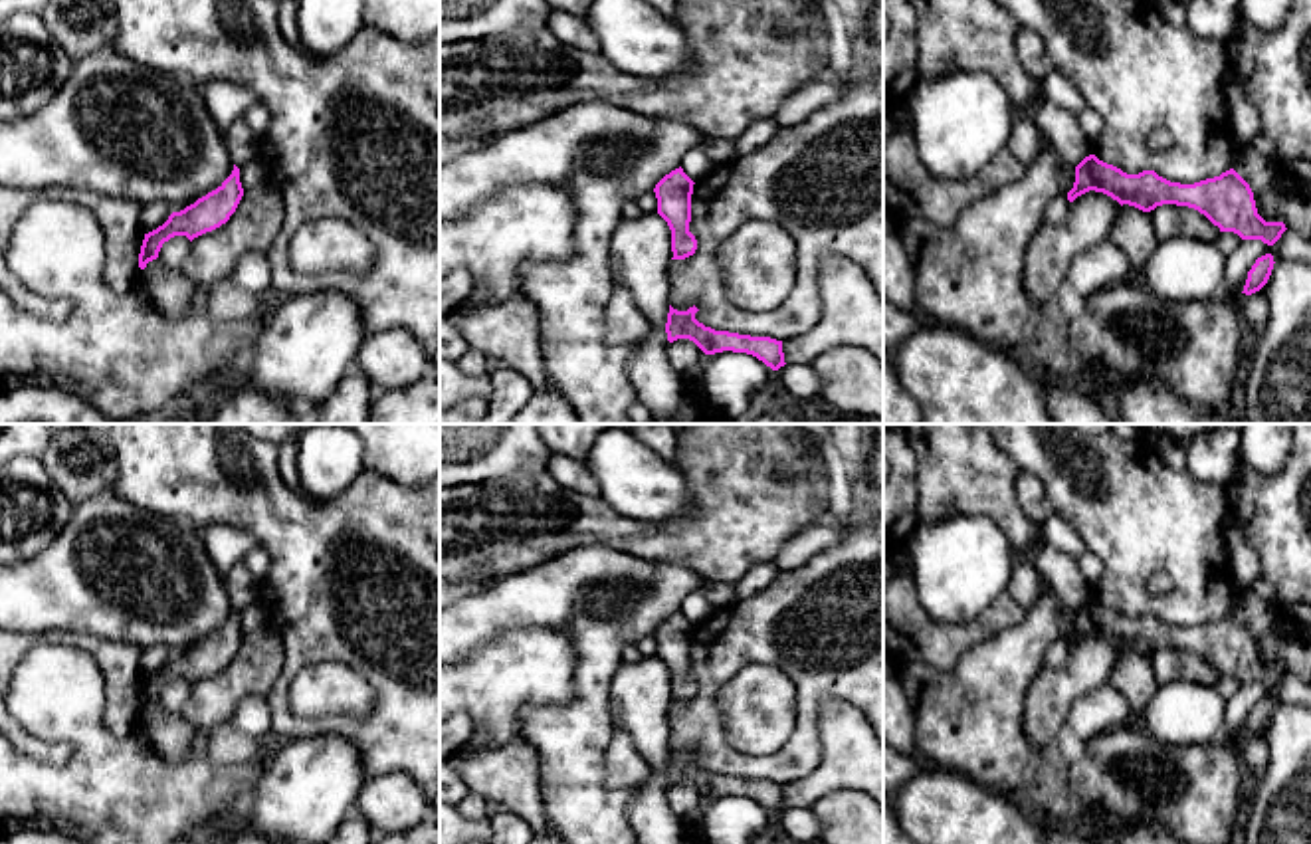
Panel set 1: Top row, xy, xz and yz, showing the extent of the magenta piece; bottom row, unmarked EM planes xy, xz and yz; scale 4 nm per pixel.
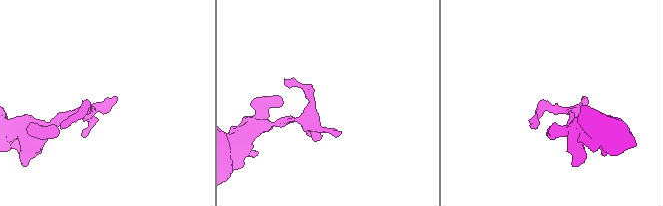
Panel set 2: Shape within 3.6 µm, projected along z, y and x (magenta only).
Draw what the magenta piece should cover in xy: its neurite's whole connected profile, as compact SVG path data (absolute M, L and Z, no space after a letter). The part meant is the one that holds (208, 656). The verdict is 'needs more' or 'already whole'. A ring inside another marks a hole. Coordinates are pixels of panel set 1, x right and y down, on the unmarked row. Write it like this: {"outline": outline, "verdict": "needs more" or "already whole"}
{"outline": "M234 608L232 618L216 634L198 642L184 654L172 656L162 670L145 678L139 711L145 713L149 705L156 703L162 687L174 680L186 680L192 686L226 668L236 656L242 640L240 612Z", "verdict": "already whole"}

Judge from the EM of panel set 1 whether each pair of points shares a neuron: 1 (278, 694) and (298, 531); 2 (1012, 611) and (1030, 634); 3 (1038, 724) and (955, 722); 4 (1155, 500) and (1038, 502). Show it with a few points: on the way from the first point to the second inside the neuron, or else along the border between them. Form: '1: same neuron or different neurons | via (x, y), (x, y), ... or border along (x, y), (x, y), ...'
1: same neuron | via (300, 654), (300, 571)
2: different neurons | border along (1028, 609), (1018, 623), (979, 642)
3: different neurons | border along (1032, 678), (1024, 698), (1024, 736), (1034, 751)
4: different neurons | border along (1018, 470), (1030, 472), (1040, 482), (1054, 510)

